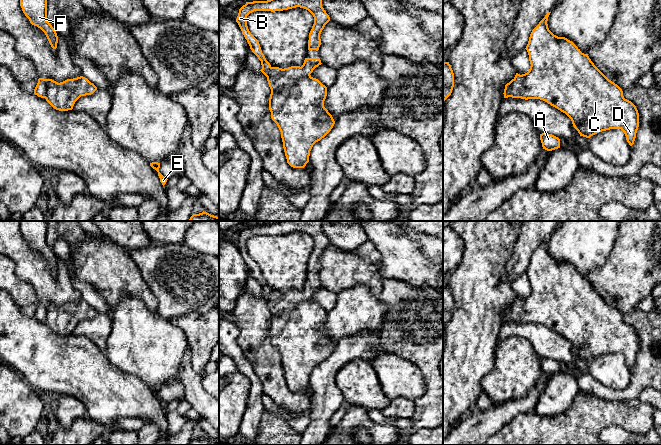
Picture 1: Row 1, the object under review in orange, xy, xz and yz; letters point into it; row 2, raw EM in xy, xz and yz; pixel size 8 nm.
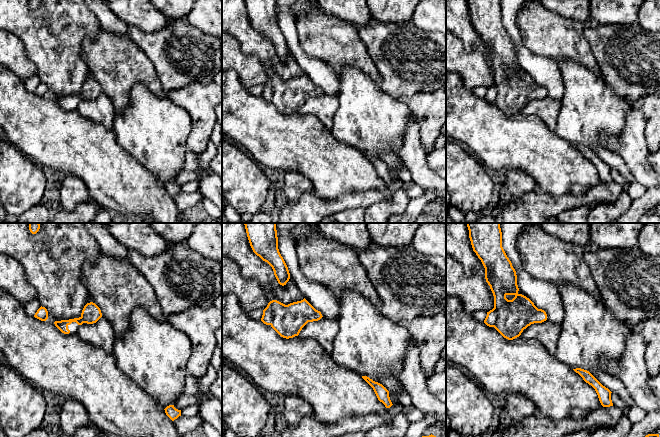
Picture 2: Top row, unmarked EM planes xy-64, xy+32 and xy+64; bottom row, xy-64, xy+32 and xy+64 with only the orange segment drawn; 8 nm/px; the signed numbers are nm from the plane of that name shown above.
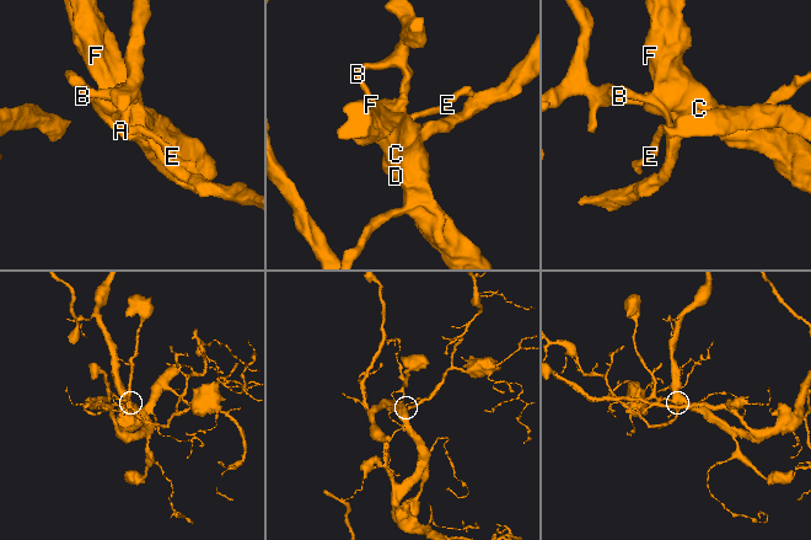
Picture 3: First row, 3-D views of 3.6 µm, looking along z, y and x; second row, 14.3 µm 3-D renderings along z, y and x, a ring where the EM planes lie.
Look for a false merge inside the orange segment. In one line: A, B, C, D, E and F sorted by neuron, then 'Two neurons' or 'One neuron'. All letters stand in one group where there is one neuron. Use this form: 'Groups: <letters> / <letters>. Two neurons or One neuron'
Groups: A B C D E F. One neuron

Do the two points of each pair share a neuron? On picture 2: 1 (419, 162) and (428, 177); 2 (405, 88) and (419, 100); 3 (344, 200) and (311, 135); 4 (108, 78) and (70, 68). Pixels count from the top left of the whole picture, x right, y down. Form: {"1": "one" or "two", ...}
{"1": "one", "2": "two", "3": "two", "4": "two"}

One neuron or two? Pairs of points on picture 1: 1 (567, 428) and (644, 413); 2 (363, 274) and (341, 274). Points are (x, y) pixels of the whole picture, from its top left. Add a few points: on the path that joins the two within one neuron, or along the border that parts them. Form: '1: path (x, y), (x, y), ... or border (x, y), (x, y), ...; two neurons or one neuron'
1: path (586, 419), (595, 413), (625, 413); one neuron
2: path (358, 274), (346, 274); one neuron

